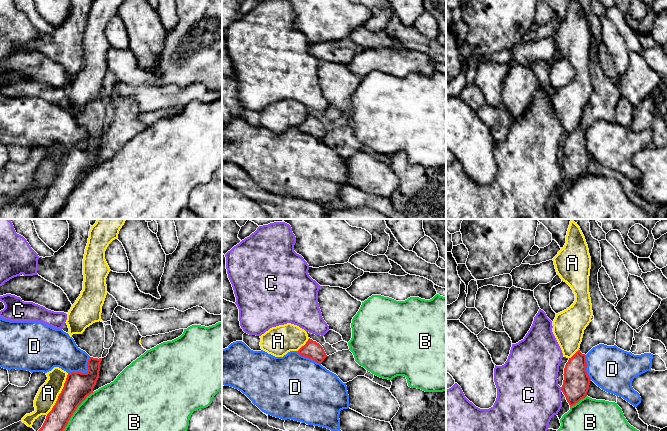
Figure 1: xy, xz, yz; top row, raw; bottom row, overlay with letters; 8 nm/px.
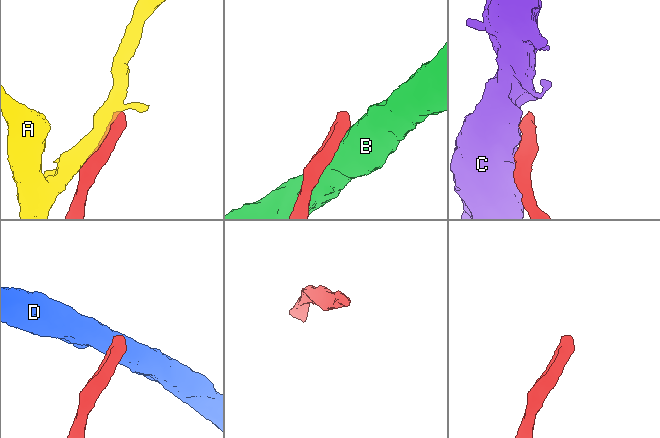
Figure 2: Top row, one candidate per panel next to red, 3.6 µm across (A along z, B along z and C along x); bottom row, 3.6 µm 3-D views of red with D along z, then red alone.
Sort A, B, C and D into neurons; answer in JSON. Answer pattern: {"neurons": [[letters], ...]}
{"neurons": [["A"], ["B"], ["C"], ["D"]]}

